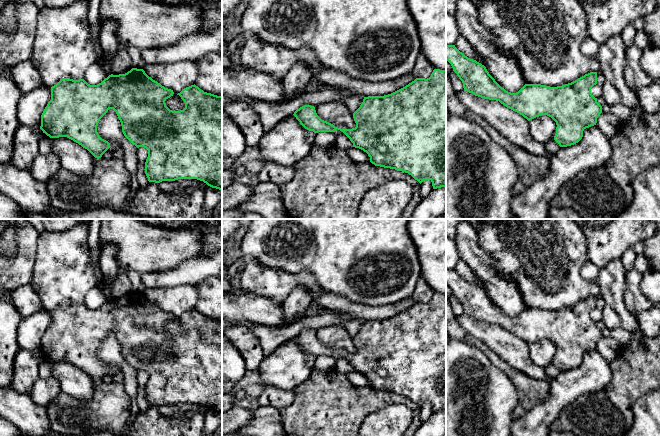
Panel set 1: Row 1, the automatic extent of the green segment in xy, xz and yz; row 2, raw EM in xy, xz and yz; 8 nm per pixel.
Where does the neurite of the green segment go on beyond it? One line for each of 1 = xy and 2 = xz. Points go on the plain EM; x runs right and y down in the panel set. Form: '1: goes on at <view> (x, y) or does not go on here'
1: does not go on here
2: does not go on here

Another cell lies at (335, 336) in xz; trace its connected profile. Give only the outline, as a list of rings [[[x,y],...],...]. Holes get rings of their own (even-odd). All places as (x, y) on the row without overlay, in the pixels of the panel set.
[[[341,325],[319,328],[315,331],[315,334],[322,344],[333,348],[337,352],[352,353],[356,351],[353,338]]]

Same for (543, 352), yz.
[[[541,339],[528,345],[528,353],[533,363],[546,368],[556,358],[556,346],[547,339]]]

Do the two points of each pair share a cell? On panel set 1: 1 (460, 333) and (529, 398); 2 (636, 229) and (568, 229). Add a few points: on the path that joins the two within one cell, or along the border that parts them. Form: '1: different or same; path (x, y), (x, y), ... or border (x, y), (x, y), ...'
1: same; path (479, 344), (517, 379)
2: different; border (580, 229), (586, 242), (587, 252)

